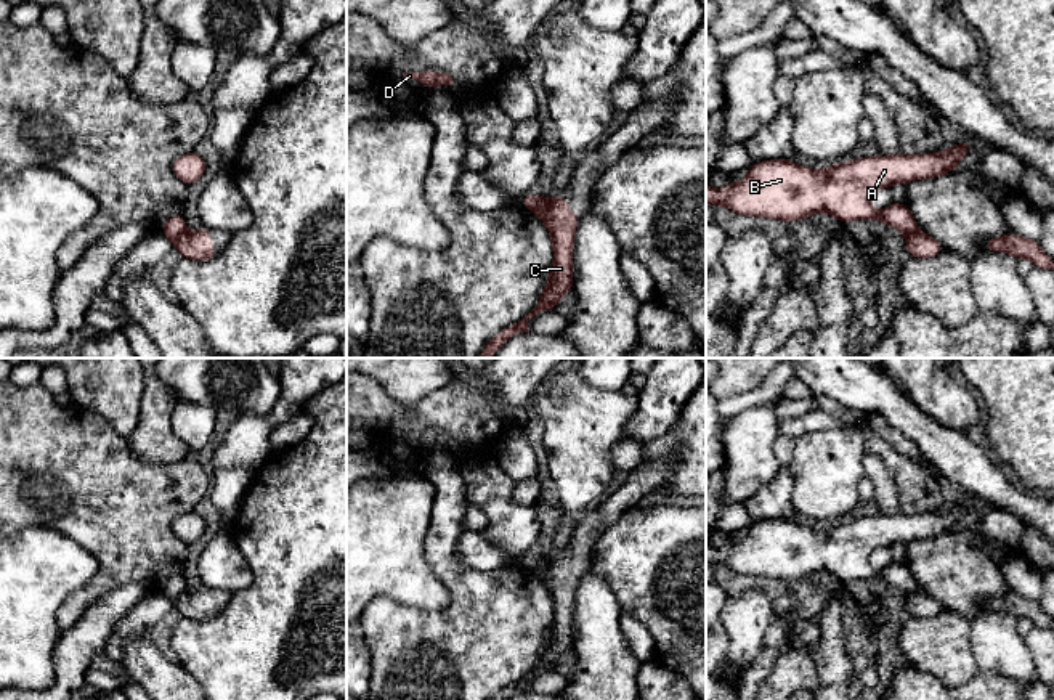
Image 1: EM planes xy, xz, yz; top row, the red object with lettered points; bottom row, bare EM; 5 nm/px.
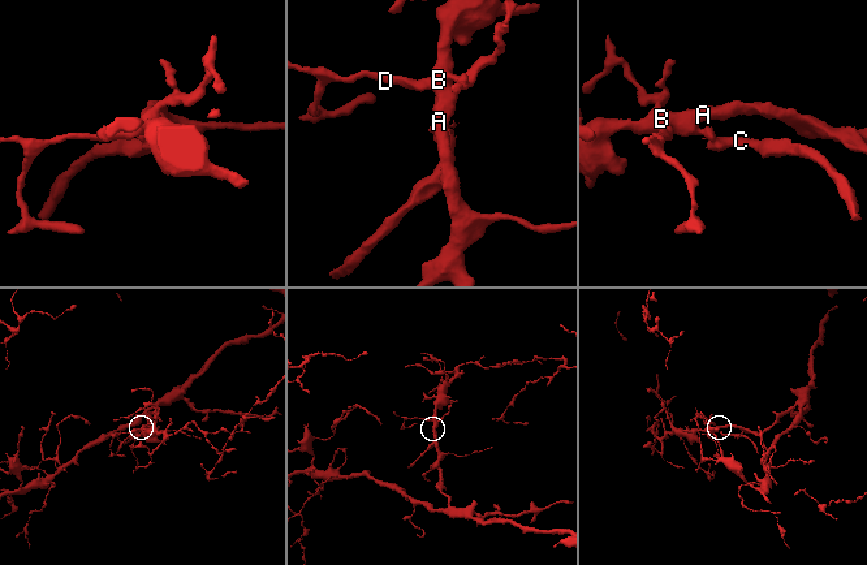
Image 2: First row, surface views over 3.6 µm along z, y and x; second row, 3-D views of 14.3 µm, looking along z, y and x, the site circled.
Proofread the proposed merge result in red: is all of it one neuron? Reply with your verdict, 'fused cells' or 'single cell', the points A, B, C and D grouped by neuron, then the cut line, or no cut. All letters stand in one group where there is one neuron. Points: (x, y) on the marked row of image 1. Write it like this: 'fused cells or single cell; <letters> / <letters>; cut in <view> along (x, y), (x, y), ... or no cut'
fused cells; A B D / C; cut in xy along (185, 230), (172, 241)

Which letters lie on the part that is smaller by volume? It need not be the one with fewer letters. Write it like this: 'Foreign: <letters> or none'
Foreign: C

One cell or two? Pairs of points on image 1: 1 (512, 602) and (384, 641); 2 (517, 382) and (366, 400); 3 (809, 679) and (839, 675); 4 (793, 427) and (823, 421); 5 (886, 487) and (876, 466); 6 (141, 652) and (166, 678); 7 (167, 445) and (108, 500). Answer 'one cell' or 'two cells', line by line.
1: one cell
2: one cell
3: two cells
4: one cell
5: one cell
6: one cell
7: two cells

